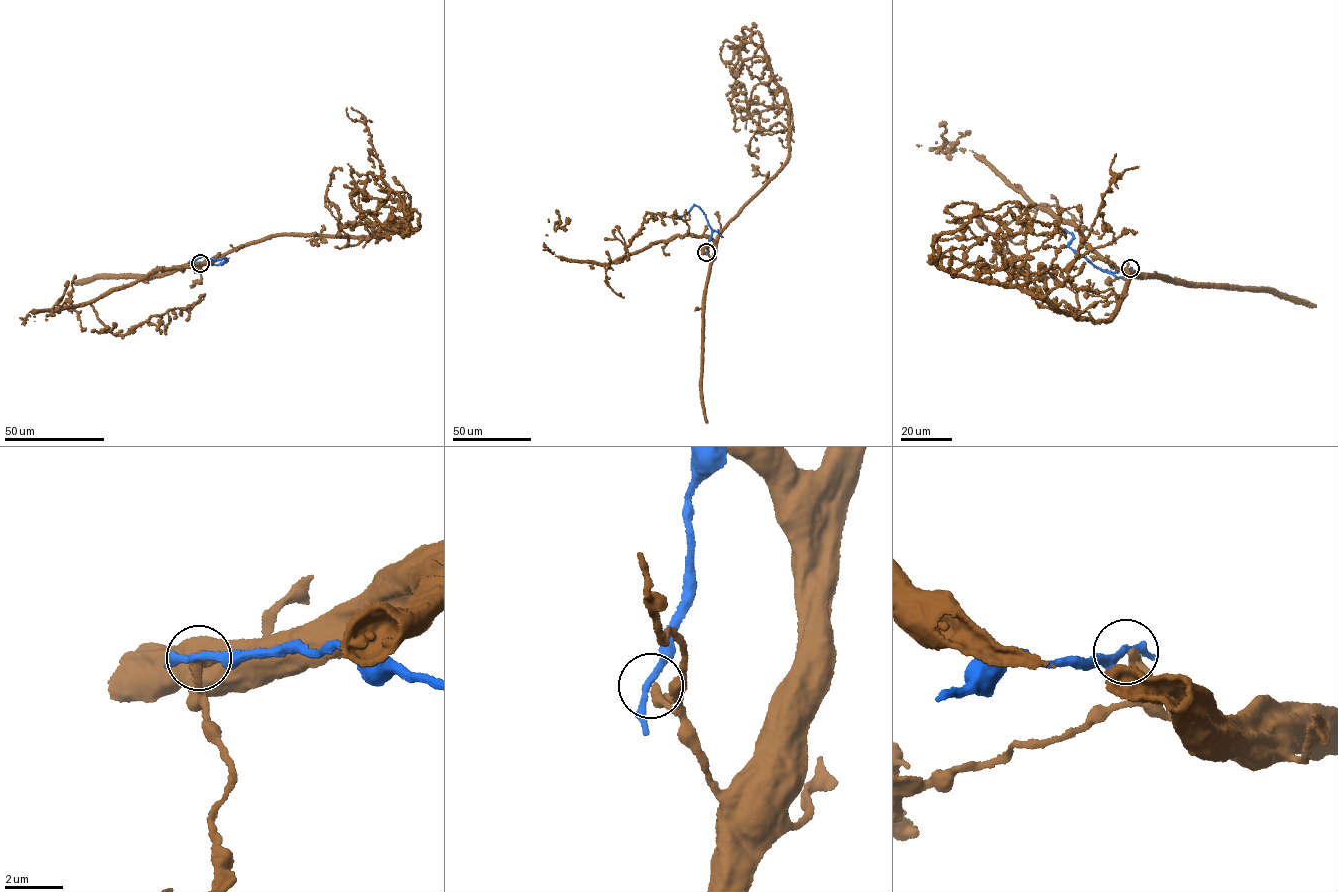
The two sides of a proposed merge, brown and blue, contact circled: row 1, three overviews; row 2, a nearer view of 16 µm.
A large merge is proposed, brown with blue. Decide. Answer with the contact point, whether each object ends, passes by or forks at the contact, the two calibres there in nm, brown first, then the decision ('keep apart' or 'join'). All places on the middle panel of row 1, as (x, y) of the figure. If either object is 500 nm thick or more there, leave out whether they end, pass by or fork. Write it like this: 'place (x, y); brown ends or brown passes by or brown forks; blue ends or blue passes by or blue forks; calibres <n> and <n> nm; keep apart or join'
place (706, 252); brown ends; blue passes by; calibres 400 and 240 nm; keep apart

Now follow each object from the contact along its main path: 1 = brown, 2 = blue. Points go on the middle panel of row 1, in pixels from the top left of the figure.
1: (706, 252), (712, 257), (720, 234), (788, 153), (784, 89), (745, 27), (734, 74), (750, 119)
2: (706, 252), (712, 231), (701, 209), (693, 205), (679, 218)

